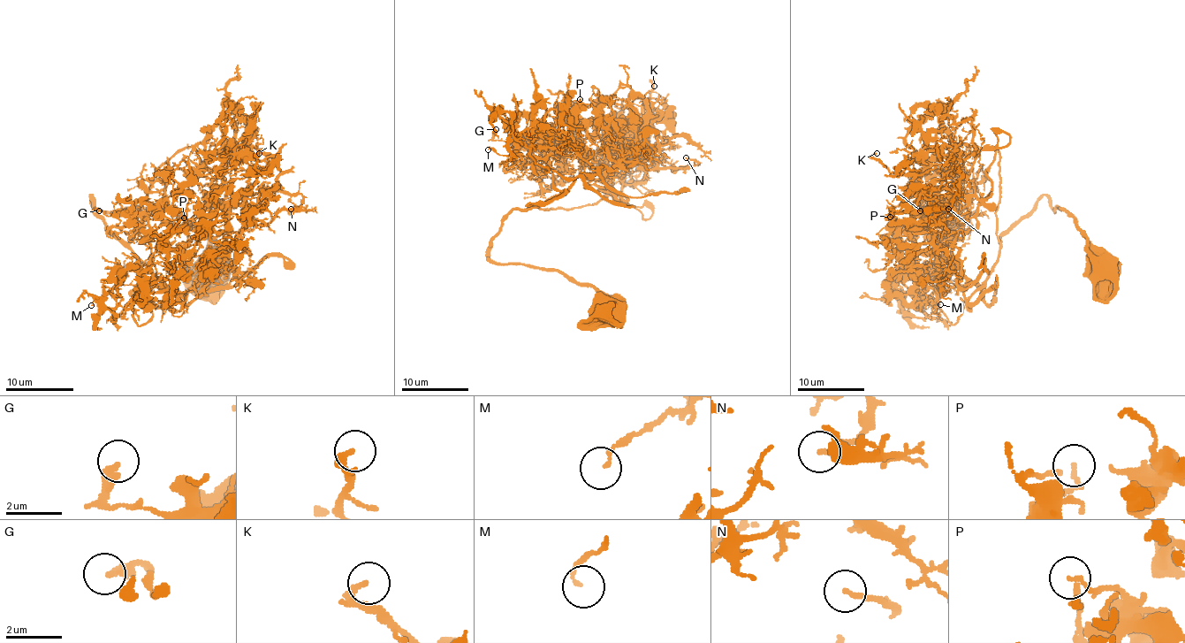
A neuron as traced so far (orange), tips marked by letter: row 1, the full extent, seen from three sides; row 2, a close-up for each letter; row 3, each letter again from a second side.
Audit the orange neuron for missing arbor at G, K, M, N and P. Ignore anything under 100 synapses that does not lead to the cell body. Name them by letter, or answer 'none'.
none

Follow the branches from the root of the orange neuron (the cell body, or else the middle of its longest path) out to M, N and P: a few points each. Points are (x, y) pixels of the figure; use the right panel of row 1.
M: (1101, 264), (1043, 195), (1000, 235), (980, 286), (953, 261), (937, 282), (918, 271), (944, 281), (940, 304)
N: (1101, 264), (1043, 195), (1000, 235), (994, 269), (967, 299), (957, 233), (945, 227), (959, 192), (948, 209)
P: (1101, 264), (1044, 195), (1000, 235), (980, 286), (890, 217)

